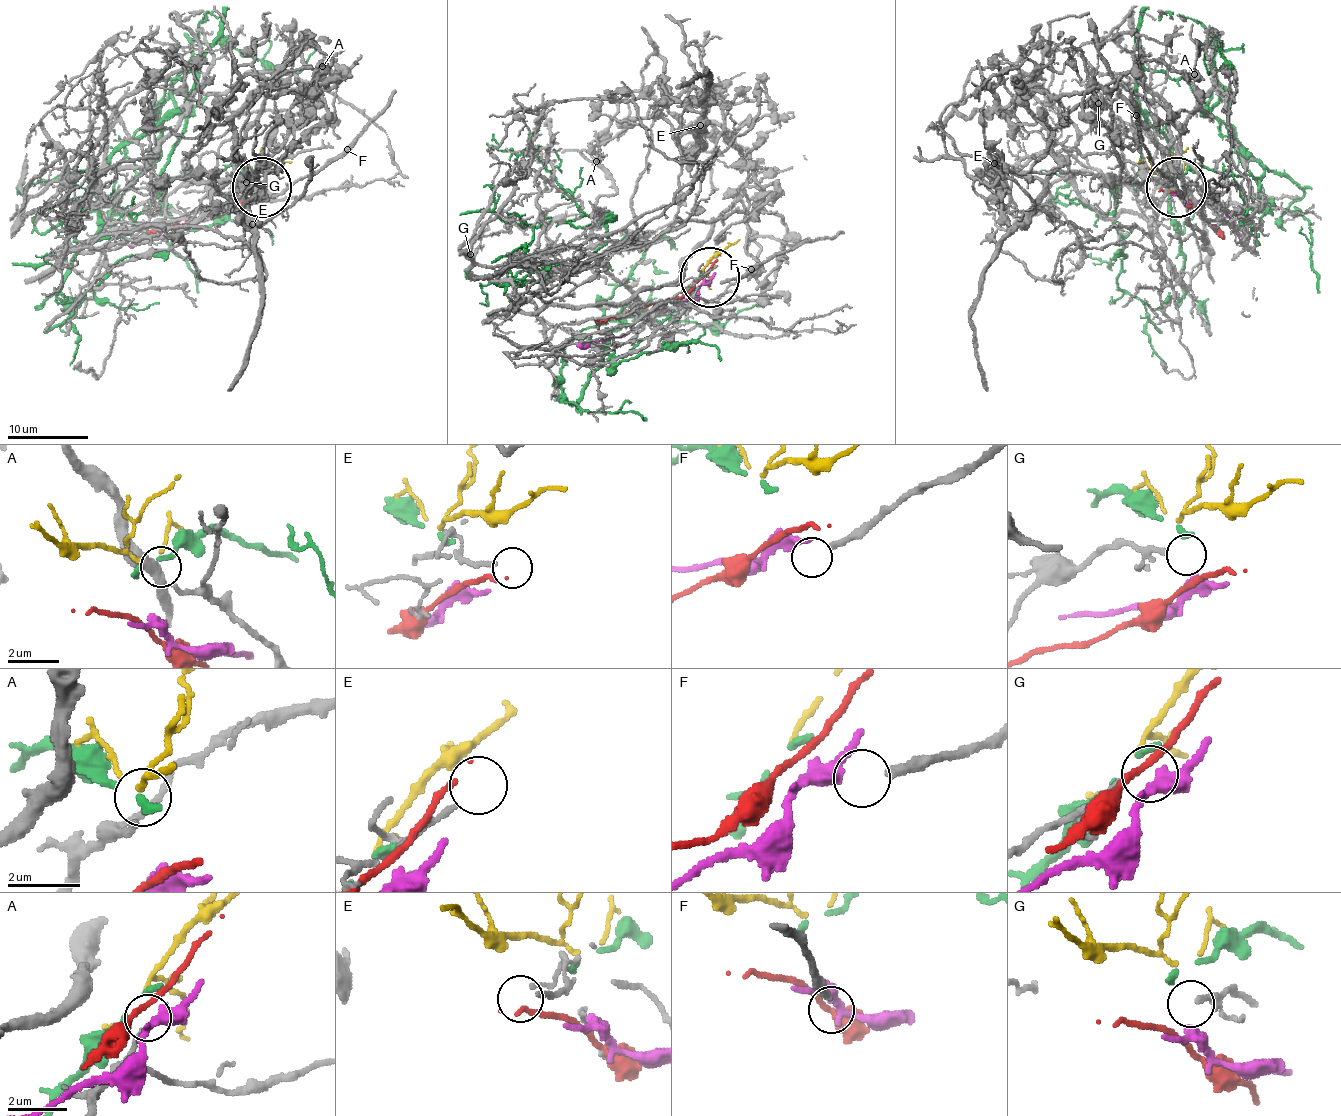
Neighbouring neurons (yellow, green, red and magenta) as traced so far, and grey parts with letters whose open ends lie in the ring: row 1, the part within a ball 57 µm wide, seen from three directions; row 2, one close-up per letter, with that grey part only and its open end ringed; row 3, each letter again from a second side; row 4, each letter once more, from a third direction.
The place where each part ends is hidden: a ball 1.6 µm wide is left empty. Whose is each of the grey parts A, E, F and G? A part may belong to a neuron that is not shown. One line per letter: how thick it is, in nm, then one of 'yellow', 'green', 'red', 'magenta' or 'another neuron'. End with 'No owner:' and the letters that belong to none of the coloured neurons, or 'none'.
A: 160 nm | yellow
E: 170 nm | another neuron
F: 240 nm | another neuron
G: 140 nm | another neuron
No owner: E, F, G

